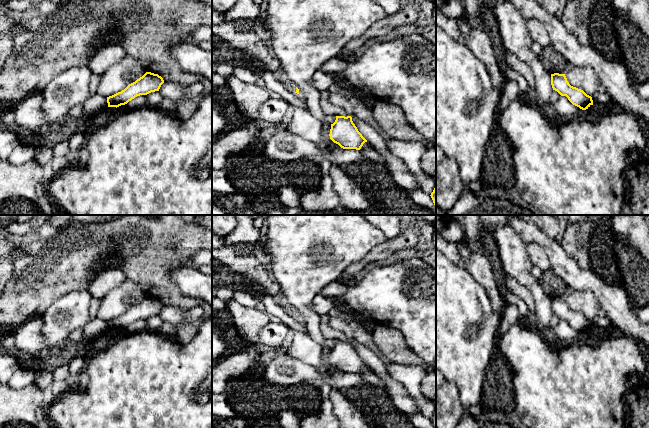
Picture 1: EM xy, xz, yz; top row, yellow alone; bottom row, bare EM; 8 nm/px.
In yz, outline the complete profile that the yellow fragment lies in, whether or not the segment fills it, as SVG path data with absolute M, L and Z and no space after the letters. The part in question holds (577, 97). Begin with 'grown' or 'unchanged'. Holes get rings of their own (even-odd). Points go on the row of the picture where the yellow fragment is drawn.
unchanged | M551 74L551 85L553 90L557 91L561 96L566 96L573 105L582 110L586 110L593 105L592 97L583 90L571 86L565 74Z

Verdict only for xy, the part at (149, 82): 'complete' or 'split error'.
complete

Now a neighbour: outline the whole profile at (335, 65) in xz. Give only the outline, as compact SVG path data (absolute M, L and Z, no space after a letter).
M334 57L325 62L319 70L326 73L340 74L348 67L348 62L338 57Z

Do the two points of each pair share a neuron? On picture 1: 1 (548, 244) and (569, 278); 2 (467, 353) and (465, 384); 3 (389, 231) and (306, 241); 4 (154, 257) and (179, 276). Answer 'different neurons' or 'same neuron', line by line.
1: same neuron
2: same neuron
3: different neurons
4: different neurons

